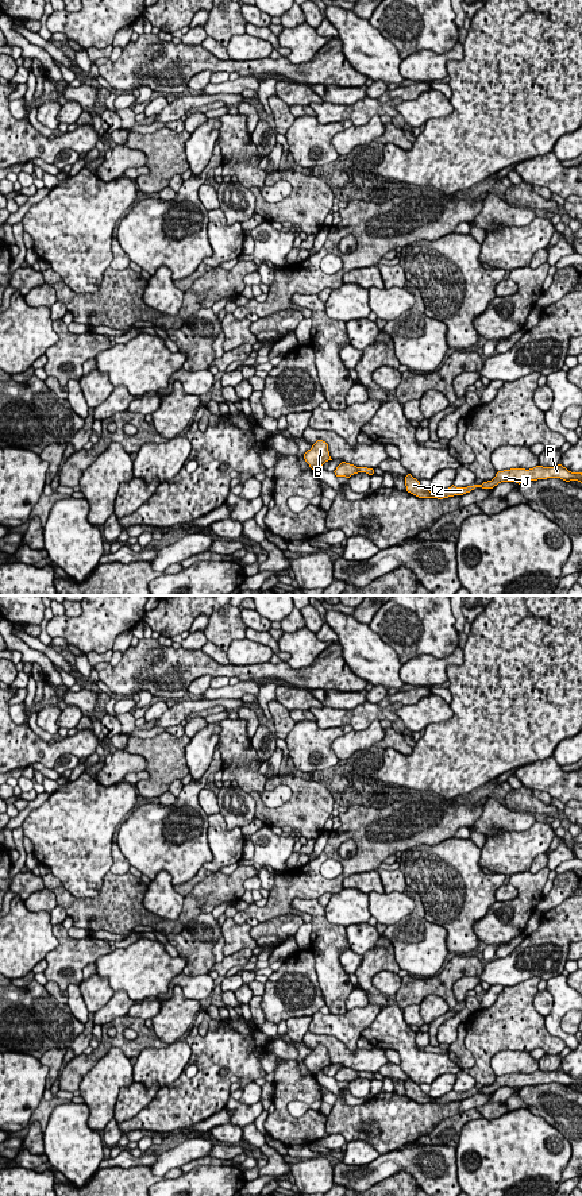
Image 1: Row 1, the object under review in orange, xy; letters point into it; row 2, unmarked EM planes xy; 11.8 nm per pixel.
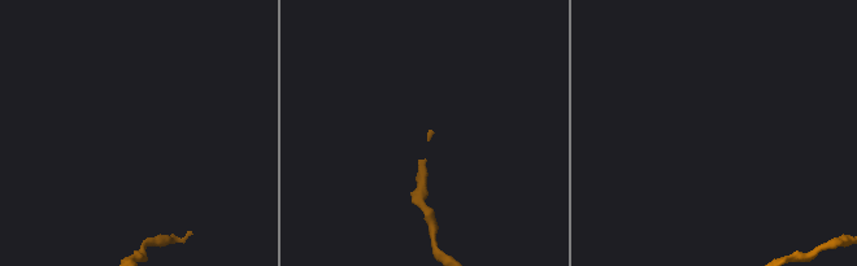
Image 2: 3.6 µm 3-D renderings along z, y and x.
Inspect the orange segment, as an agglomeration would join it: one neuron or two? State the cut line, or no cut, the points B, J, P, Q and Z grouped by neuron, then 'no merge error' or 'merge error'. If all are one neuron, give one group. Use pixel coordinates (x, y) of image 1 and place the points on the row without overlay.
cut none; groups B J P Q Z; no merge error

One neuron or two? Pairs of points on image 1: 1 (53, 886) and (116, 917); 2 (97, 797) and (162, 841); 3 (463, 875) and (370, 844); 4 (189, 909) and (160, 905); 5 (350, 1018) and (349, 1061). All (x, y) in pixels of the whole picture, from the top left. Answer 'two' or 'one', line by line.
1: one
2: two
3: two
4: two
5: two

